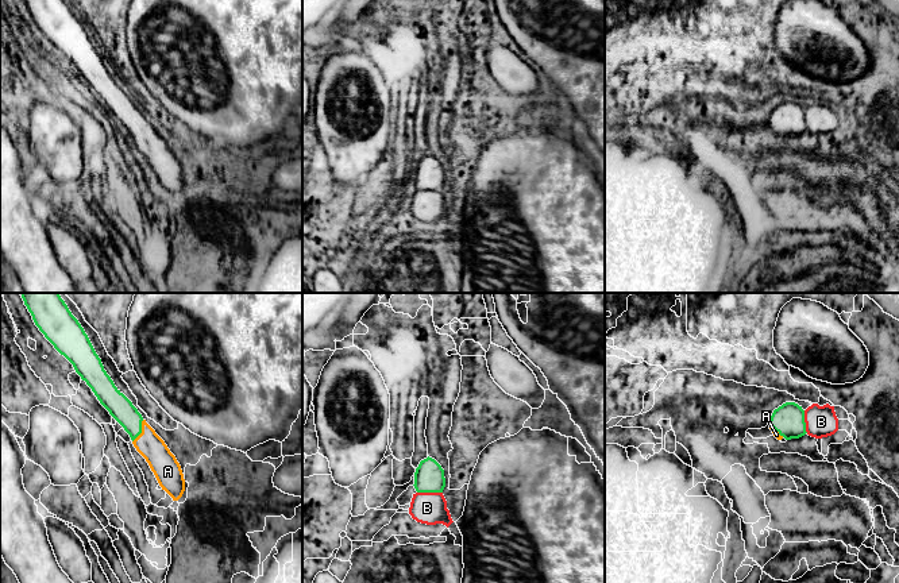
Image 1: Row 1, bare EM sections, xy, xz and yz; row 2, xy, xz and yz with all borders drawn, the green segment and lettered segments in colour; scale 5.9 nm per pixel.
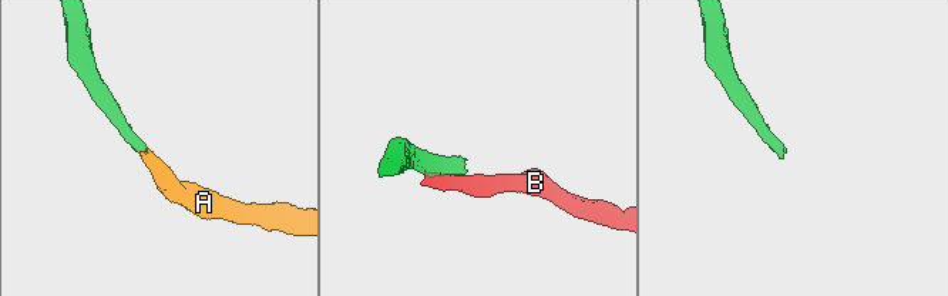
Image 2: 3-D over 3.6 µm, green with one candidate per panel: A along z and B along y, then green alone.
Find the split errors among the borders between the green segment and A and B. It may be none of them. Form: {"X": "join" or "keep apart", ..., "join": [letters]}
{"A": "join", "B": "keep apart", "join": ["A"]}

